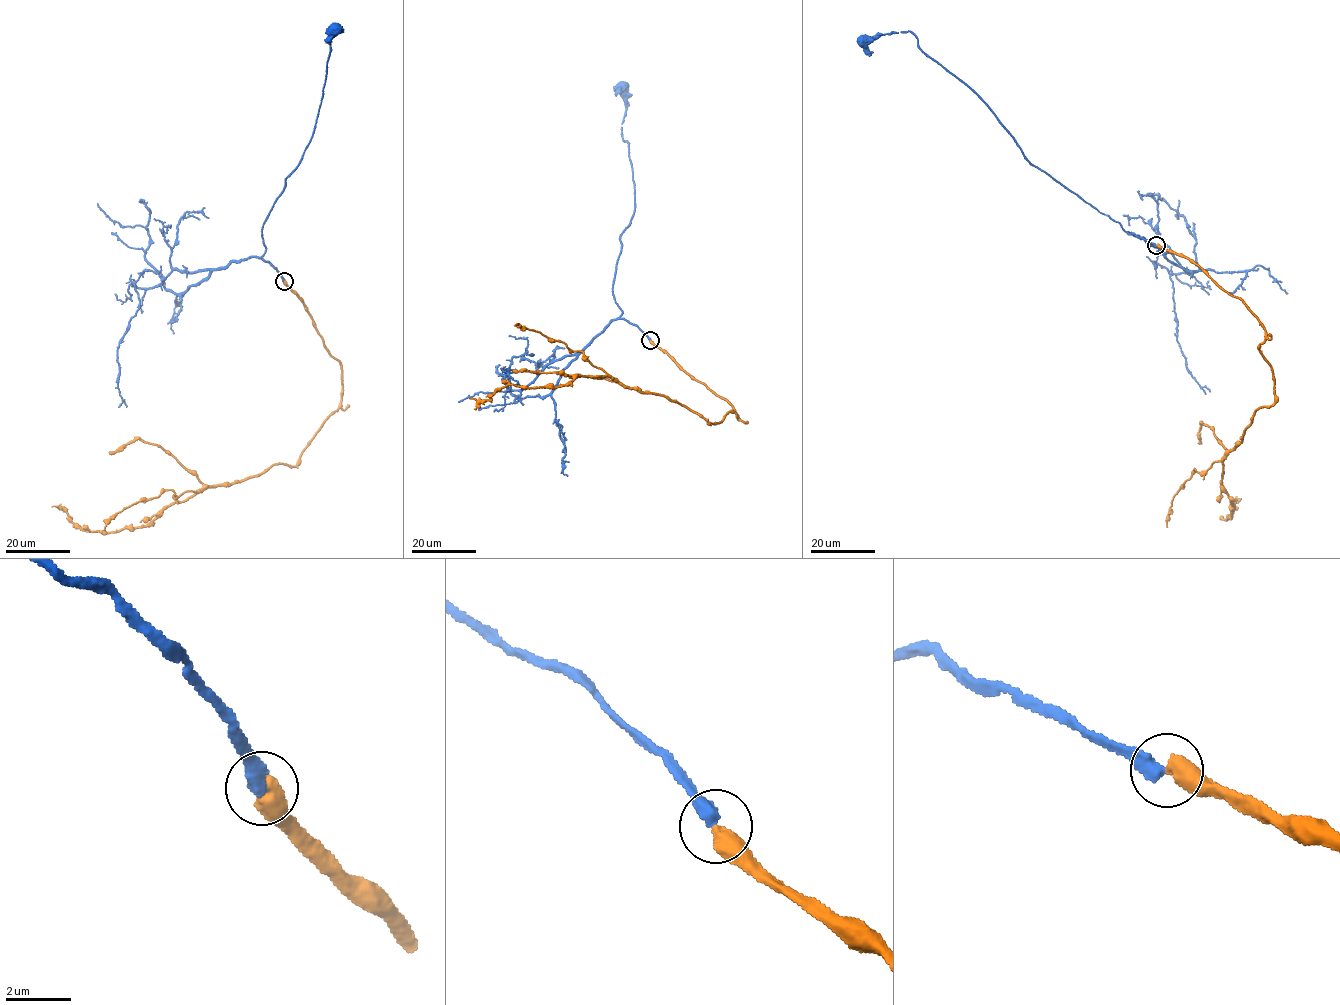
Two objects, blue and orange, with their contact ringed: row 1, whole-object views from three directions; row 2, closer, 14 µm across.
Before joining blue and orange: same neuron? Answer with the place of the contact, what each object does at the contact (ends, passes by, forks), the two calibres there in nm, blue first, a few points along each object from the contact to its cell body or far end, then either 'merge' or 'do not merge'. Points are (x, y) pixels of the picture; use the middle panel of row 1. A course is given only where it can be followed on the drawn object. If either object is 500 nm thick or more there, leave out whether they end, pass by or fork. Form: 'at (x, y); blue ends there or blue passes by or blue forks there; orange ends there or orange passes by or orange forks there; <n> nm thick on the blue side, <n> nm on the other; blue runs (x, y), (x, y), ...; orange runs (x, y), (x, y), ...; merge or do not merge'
at (650, 340); 440 nm thick on the blue side, 550 nm on the other; blue runs (650, 340), (620, 317), (612, 288), (620, 234), (635, 208), (632, 165), (622, 135), (622, 85); orange runs (650, 340), (739, 418), (729, 412), (707, 421), (607, 376), (507, 384), (488, 400), (469, 398); do not merge

